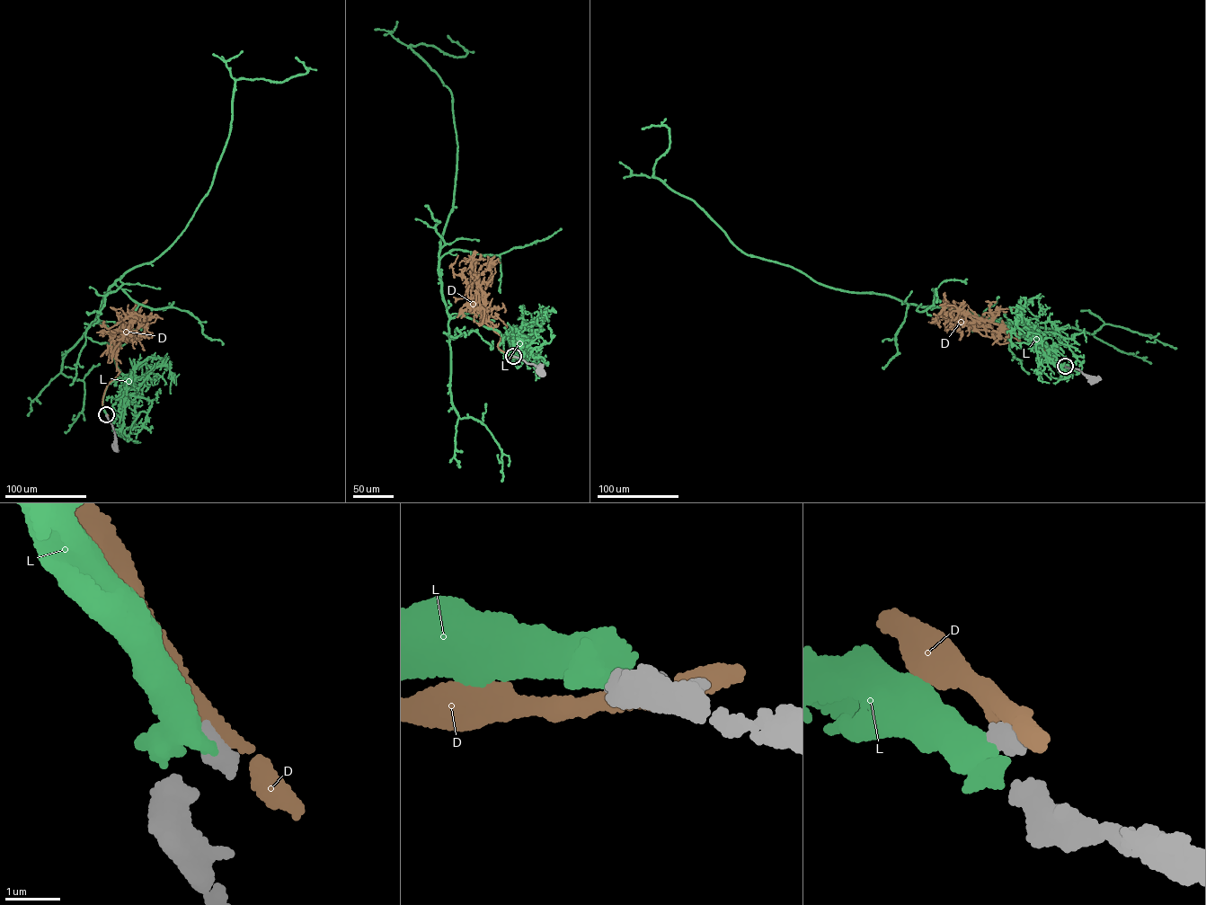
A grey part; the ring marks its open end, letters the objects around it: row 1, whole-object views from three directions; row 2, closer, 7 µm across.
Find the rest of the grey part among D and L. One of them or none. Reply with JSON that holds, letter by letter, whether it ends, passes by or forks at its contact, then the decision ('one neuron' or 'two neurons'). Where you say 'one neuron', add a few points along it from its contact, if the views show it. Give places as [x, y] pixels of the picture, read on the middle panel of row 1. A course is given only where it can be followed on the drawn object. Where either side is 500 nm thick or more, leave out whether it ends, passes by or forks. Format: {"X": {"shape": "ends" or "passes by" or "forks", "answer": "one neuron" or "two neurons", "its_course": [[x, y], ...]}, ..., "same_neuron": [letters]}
{"D": {"shape": "passes by", "answer": "two neurons"}, "L": {"shape": "passes by", "answer": "two neurons"}, "same_neuron": []}

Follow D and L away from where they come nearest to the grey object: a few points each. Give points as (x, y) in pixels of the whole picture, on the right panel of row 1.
D: (1065, 366), (1054, 361), (1027, 334), (1015, 333), (987, 321), (959, 323), (956, 319), (960, 317), (928, 322)
L: (1065, 366), (1033, 335), (988, 317), (829, 287), (745, 253), (697, 205), (652, 177), (669, 130), (642, 128)

